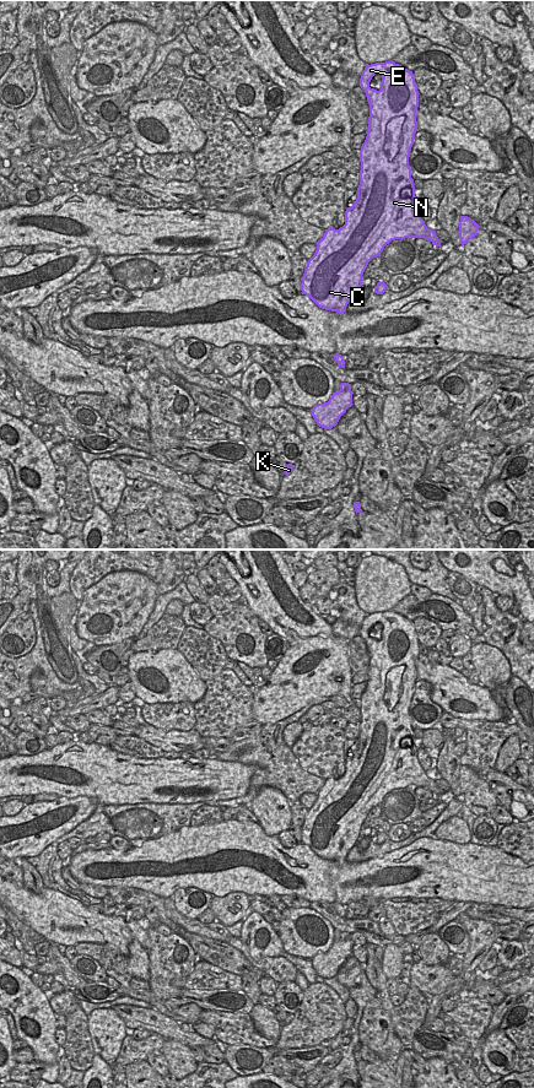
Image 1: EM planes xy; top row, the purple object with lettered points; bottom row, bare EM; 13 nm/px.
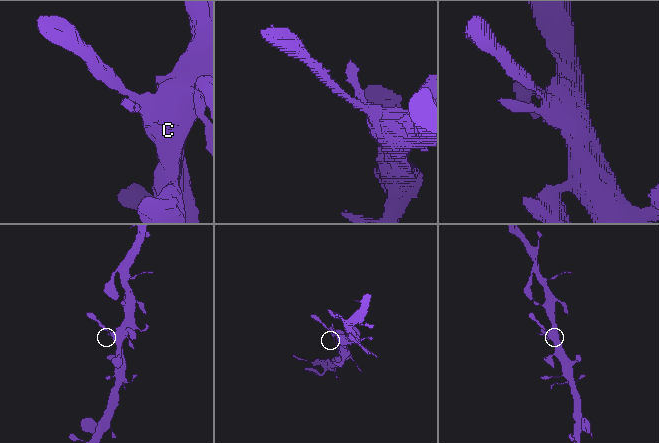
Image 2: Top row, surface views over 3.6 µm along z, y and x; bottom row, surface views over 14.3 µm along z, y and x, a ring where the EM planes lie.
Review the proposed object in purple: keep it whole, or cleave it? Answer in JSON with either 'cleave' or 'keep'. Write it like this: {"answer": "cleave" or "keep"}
{"answer": "keep"}

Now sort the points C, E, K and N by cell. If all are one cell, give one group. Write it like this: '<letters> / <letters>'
C E K N

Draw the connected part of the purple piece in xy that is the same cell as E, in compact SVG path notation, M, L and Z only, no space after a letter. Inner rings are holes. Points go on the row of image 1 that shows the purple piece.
M394 61L367 65L360 79L360 87L365 91L370 104L367 136L360 150L360 185L357 199L345 211L345 224L339 229L328 228L323 238L317 243L314 255L308 260L304 274L301 277L301 293L308 296L319 308L342 314L352 297L362 286L362 275L368 262L379 256L384 247L395 239L424 238L433 245L441 247L436 231L426 227L417 211L414 179L409 166L409 156L417 131L416 110L419 107L419 91L412 71ZM376 74L382 75L381 90L370 87Z

